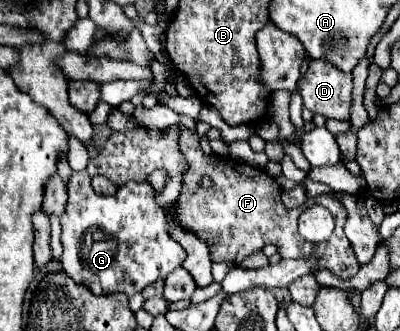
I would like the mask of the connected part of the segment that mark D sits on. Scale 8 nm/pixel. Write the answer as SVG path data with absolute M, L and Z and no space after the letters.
M310 61L310 69L304 79L300 79L298 89L304 99L304 107L312 113L322 113L328 119L348 119L352 103L352 75L342 73L328 61Z

